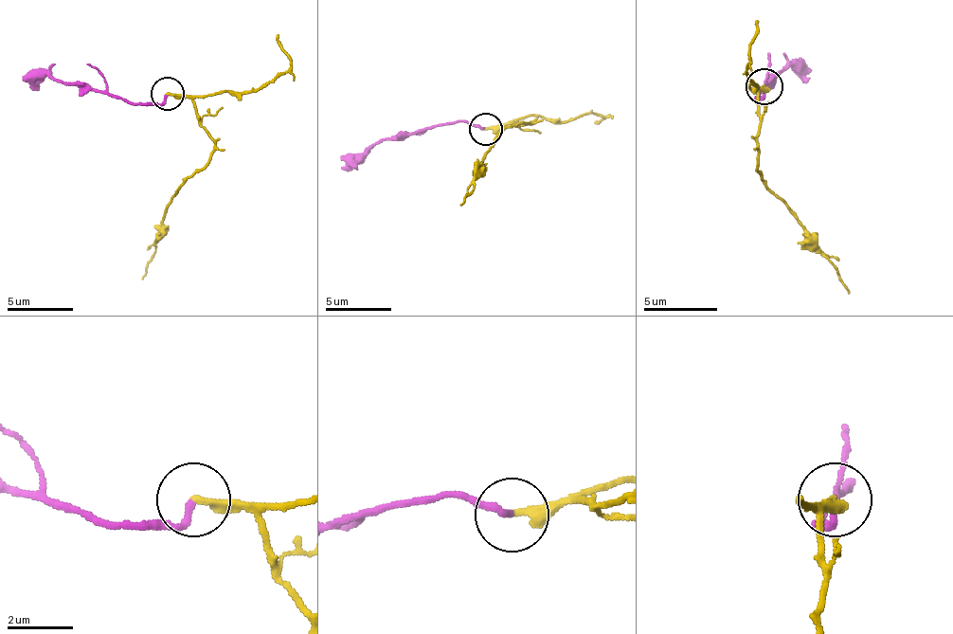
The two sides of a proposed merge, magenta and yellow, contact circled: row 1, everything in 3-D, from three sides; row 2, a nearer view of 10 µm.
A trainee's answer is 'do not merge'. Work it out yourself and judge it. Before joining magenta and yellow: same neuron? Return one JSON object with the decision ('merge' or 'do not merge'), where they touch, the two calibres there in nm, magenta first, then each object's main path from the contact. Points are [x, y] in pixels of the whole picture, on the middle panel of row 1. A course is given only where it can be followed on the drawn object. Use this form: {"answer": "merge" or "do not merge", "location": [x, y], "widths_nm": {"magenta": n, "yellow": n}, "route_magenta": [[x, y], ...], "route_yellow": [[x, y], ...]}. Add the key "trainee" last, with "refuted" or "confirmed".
{"answer": "do not merge", "location": [485, 129], "widths_nm": {"magenta": 200, "yellow": 280}, "route_magenta": [[486, 128], [466, 121], [446, 121], [410, 135], [381, 138], [365, 154], [354, 154], [341, 168]], "route_yellow": [[486, 128], [532, 121], [515, 121], [495, 138], [486, 151], [483, 171], [473, 190], [459, 204]], "trainee": "confirmed"}

